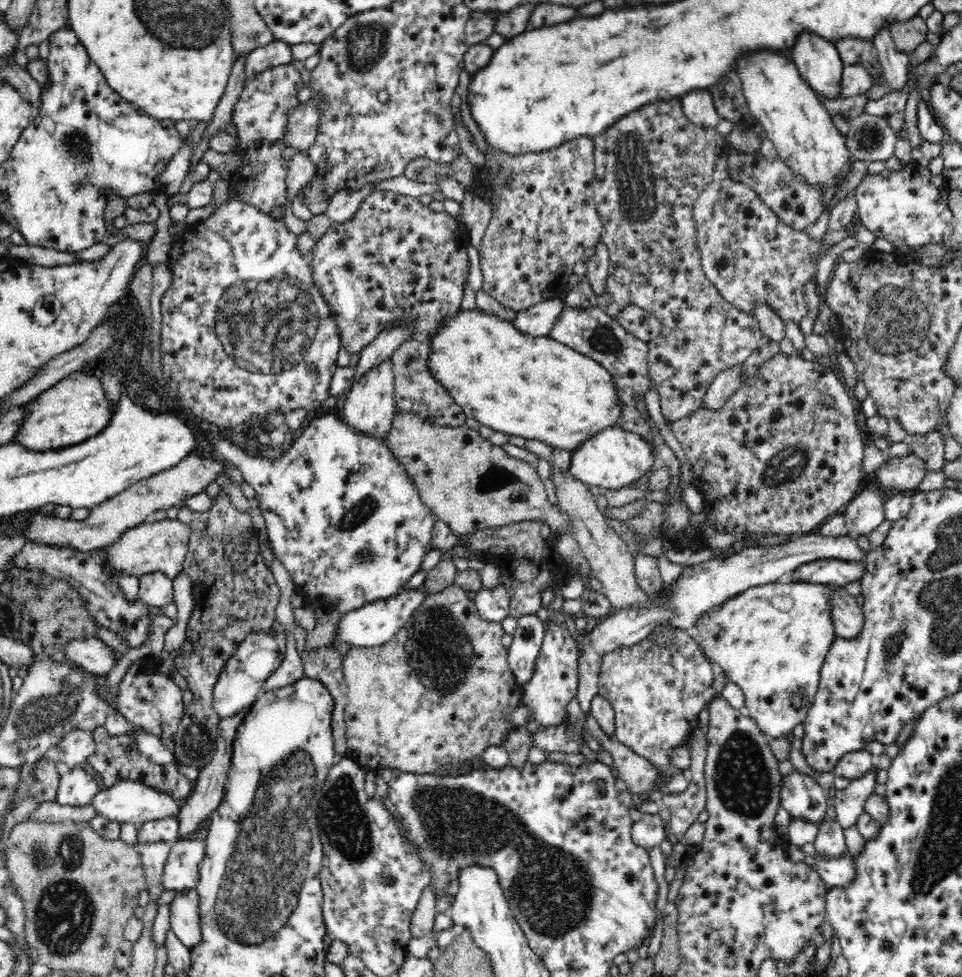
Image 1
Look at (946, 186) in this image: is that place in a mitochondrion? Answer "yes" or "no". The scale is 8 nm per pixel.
no

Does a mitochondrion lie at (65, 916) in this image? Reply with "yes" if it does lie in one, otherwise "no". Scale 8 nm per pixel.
yes

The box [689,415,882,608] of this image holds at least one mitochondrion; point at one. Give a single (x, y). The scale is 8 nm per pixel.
(789, 461)

